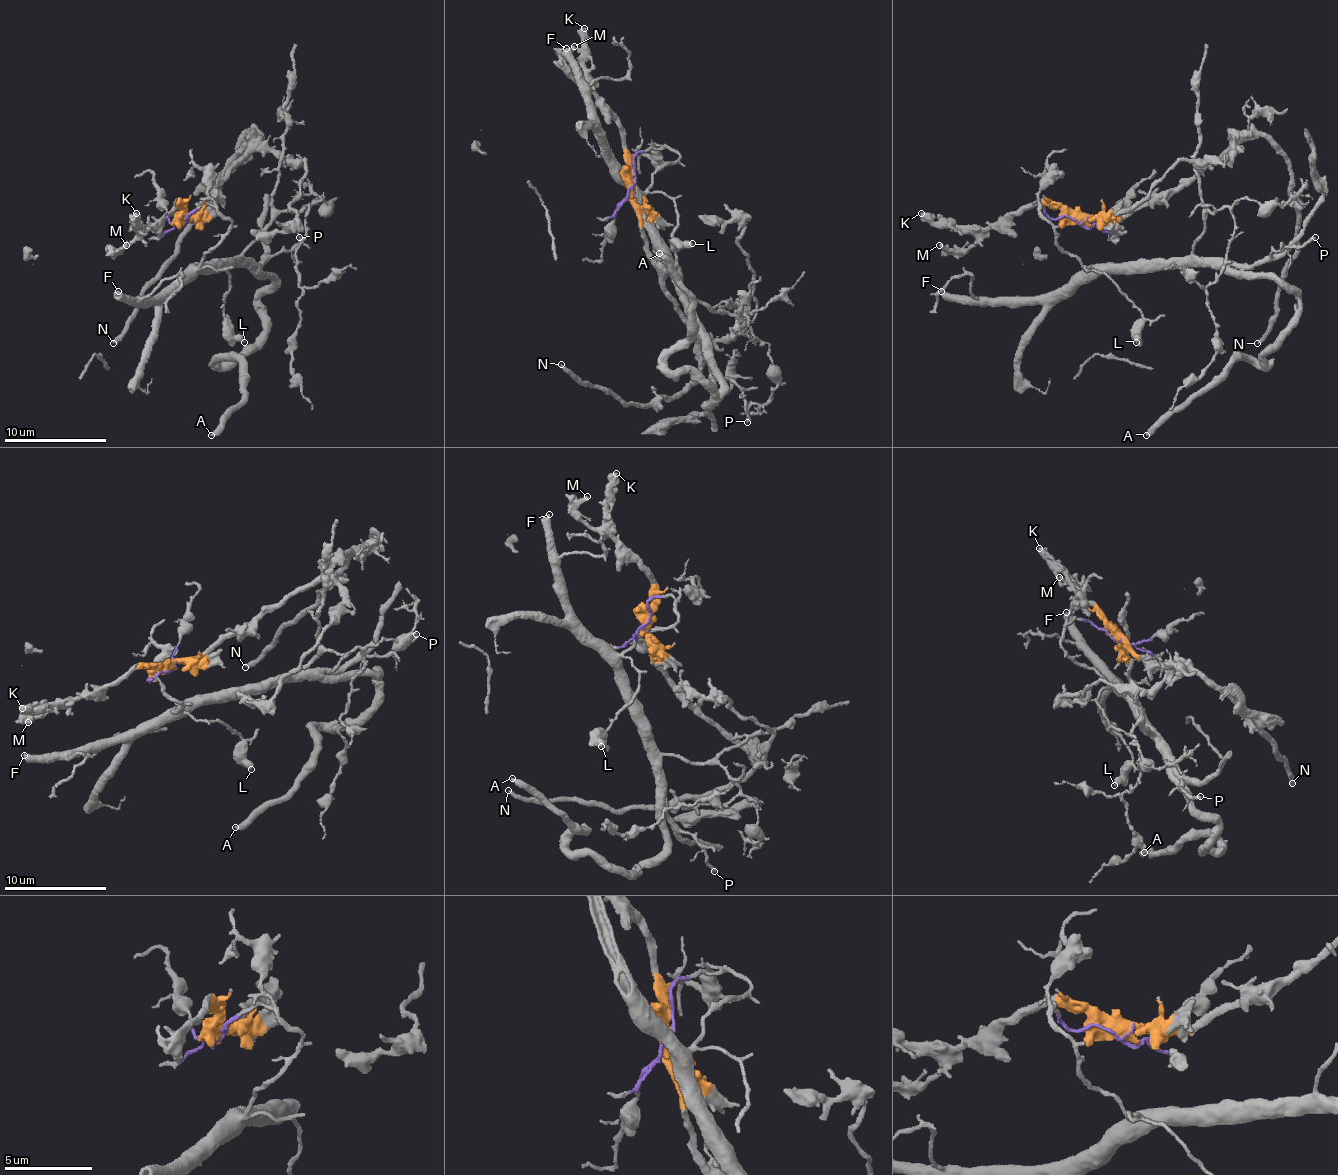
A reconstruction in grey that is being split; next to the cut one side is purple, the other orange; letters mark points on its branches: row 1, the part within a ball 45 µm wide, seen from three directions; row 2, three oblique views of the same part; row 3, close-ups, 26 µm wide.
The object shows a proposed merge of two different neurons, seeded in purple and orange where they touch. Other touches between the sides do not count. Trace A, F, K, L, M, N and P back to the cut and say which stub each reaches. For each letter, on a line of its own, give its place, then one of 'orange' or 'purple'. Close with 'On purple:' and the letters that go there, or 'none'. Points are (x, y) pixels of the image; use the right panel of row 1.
A: (1146, 435) | purple
F: (941, 291) | purple
K: (921, 213) | orange
L: (1136, 342) | purple
M: (939, 245) | orange
N: (1257, 343) | orange
P: (1315, 237) | purple
On purple: A, F, L, P

